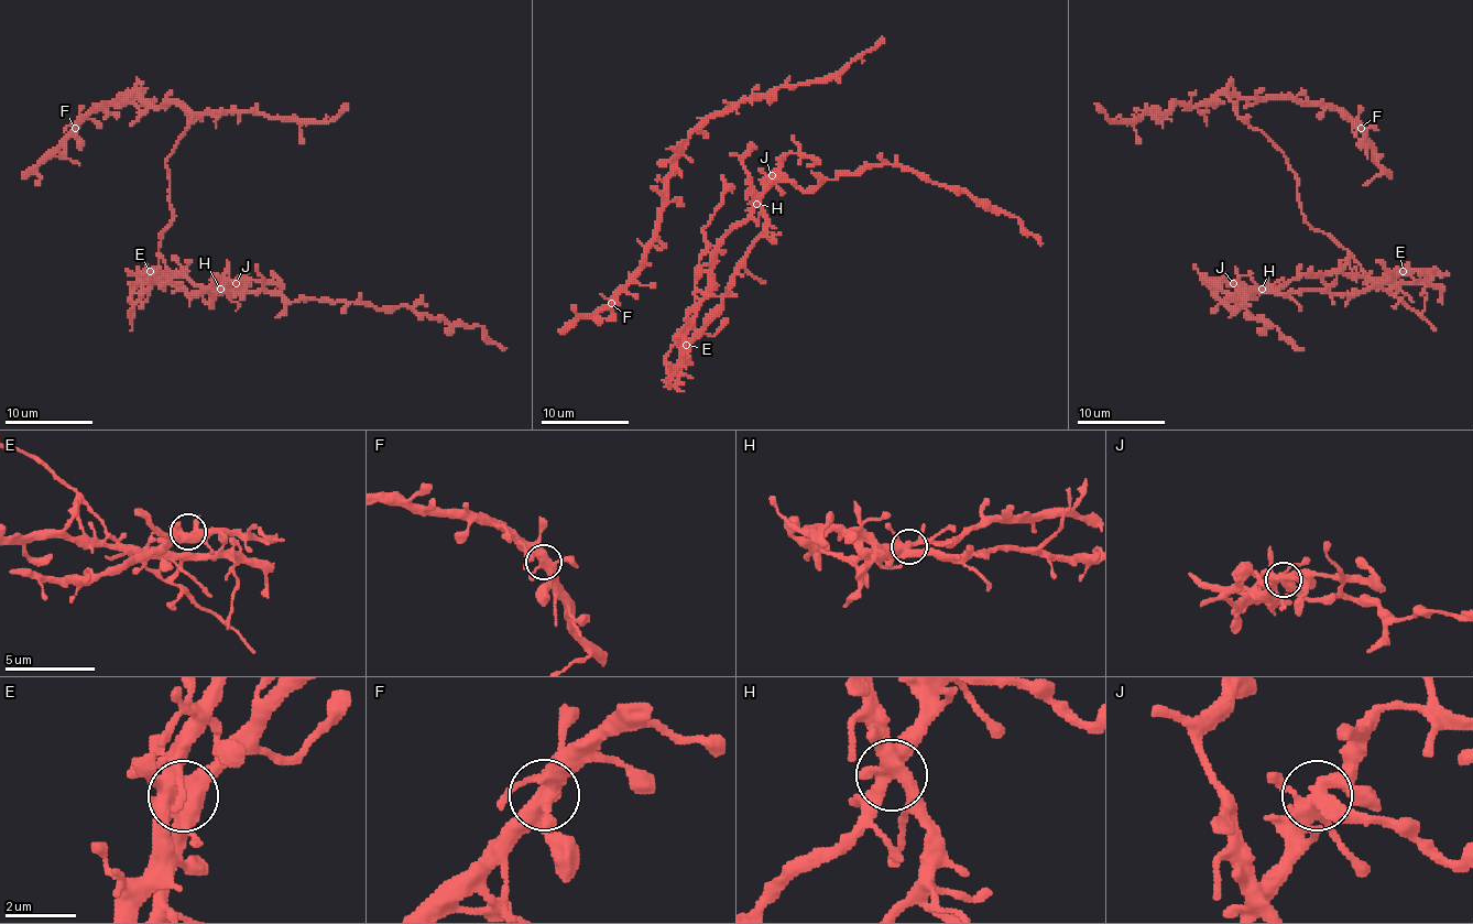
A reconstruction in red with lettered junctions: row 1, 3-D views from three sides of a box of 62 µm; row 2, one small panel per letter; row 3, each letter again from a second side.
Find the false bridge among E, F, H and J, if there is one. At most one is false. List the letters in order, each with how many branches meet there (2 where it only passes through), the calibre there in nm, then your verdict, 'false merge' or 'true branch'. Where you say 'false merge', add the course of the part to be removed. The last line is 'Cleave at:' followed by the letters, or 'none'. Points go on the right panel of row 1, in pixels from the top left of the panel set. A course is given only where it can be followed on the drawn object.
E: 5 | 440 nm | true branch
F: 6 | 440 nm | true branch
H: 6 | 460 nm | true branch
J: 7 | 440 nm | false merge | (1233, 282), (1248, 293), (1237, 302), (1222, 302), (1229, 308), (1242, 306), (1304, 350)
Cleave at: J

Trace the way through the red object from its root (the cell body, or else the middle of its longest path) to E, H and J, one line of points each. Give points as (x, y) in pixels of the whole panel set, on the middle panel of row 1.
E: (695, 283), (695, 318), (690, 323), (695, 336), (686, 345)
H: (695, 283), (695, 290), (704, 294), (708, 290), (710, 257), (715, 248), (756, 204)
J: (695, 283), (695, 290), (704, 294), (708, 290), (710, 257), (715, 248), (748, 217), (752, 202), (772, 175)

